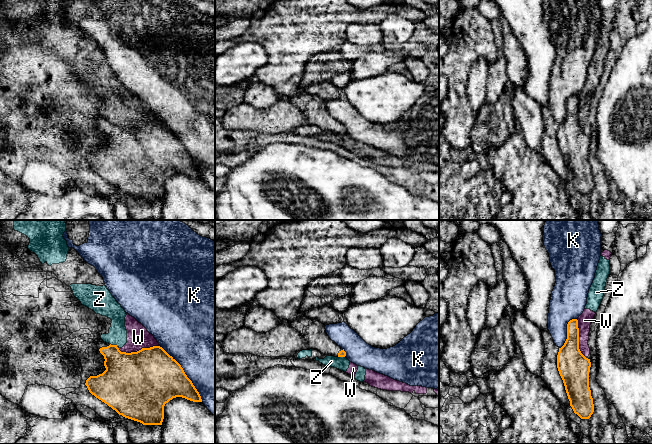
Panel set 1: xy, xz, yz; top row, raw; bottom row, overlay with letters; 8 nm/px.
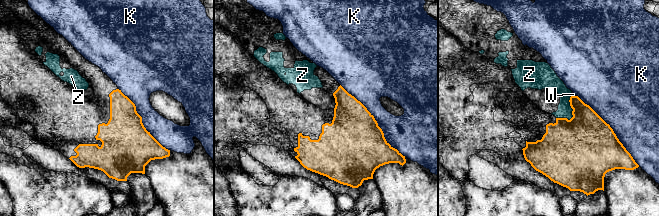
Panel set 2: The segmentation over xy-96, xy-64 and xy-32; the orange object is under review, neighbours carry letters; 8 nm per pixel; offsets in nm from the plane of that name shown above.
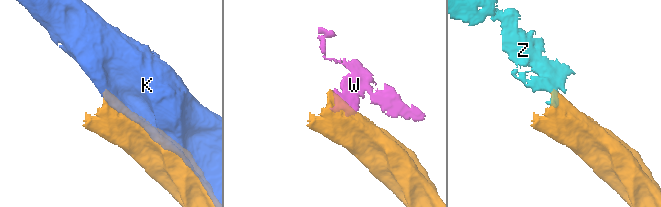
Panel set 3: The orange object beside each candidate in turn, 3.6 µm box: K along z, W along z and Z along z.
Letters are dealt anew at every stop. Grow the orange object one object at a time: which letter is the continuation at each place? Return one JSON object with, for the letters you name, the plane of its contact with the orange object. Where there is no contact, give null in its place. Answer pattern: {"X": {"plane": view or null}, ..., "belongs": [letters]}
{"belongs": []}

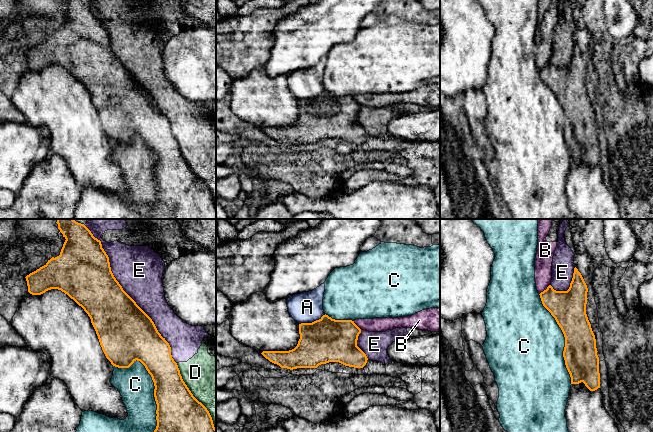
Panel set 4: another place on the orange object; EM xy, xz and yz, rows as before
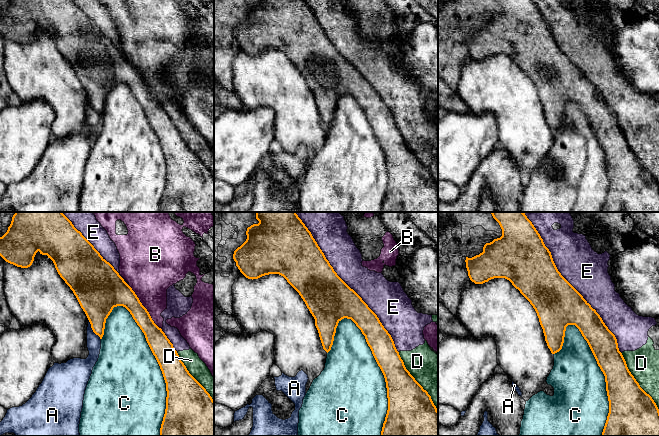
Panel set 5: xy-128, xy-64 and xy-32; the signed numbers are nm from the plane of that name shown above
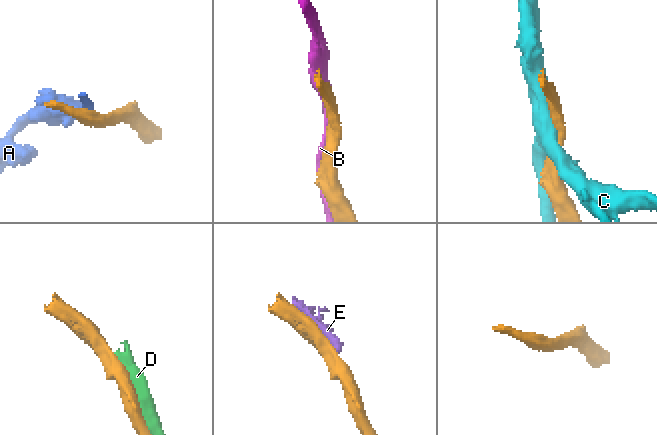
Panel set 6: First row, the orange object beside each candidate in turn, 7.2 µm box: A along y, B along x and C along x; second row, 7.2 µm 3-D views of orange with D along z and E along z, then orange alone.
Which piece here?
{"belongs": []}

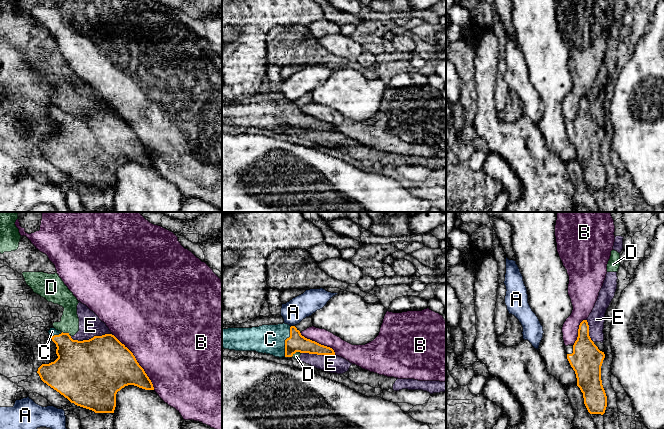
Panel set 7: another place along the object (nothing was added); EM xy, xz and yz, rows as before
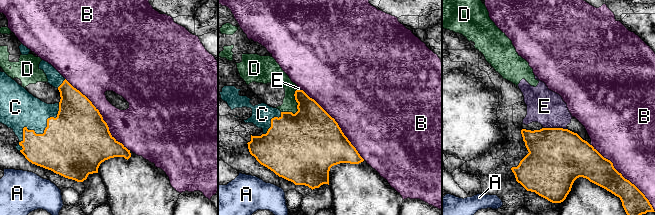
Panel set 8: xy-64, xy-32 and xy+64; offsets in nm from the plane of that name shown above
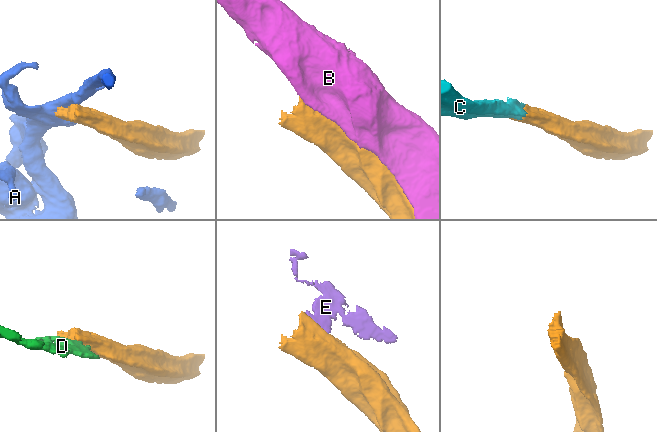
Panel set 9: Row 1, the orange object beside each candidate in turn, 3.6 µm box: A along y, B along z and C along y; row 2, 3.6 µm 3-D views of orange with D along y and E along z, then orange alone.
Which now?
{"C": {"plane": "xz"}, "belongs": ["C"]}

